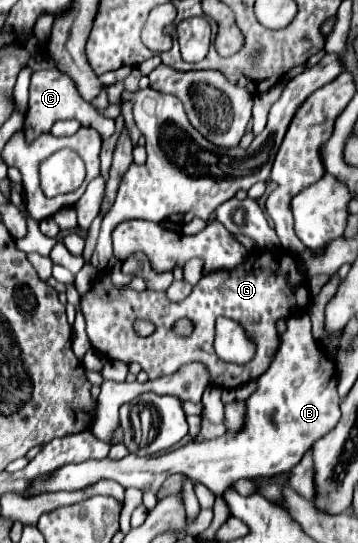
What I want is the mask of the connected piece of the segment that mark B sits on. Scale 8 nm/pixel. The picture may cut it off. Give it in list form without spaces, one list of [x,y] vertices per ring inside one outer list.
[[[296,313],[288,319],[288,331],[282,335],[282,345],[272,365],[264,375],[260,375],[256,391],[246,399],[246,419],[242,429],[228,431],[222,437],[210,441],[192,441],[156,459],[128,455],[120,461],[104,457],[98,461],[94,459],[84,463],[70,463],[50,475],[40,475],[38,479],[34,479],[34,483],[30,483],[22,497],[28,499],[42,493],[78,491],[102,479],[112,479],[118,481],[122,487],[146,489],[144,505],[148,511],[152,511],[156,507],[156,491],[172,473],[184,473],[192,481],[200,481],[214,495],[222,495],[238,479],[286,475],[292,467],[300,463],[304,453],[312,449],[312,445],[320,437],[336,427],[340,419],[336,363],[312,337],[310,327],[312,323],[308,313]]]

